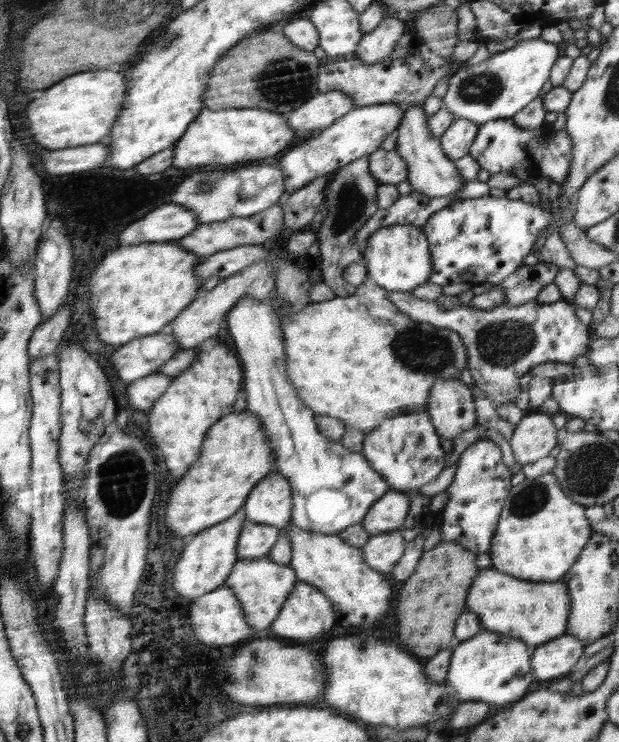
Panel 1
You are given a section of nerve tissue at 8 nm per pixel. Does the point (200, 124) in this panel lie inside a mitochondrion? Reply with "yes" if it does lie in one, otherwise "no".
no

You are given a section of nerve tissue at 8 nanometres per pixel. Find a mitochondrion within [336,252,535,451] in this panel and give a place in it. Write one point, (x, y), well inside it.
(417, 349)

